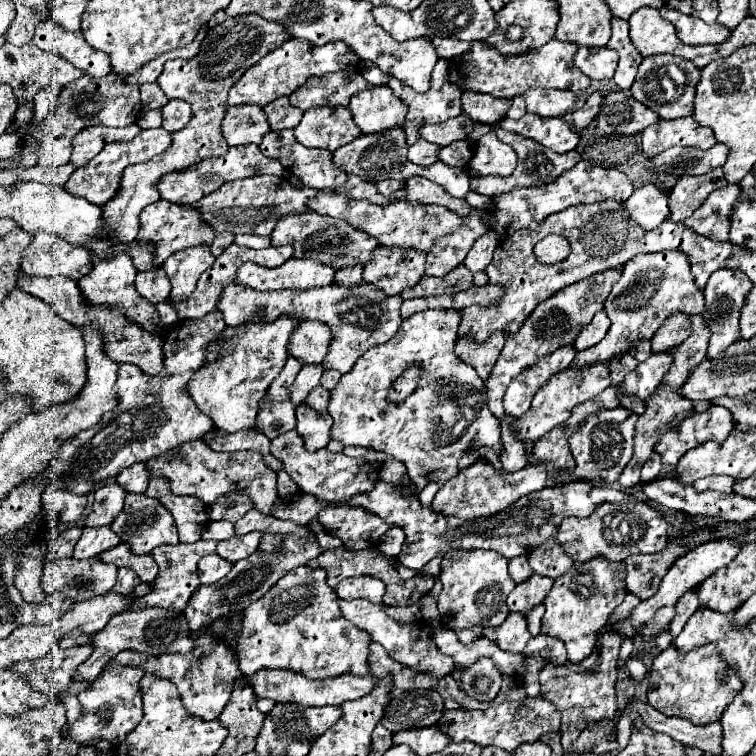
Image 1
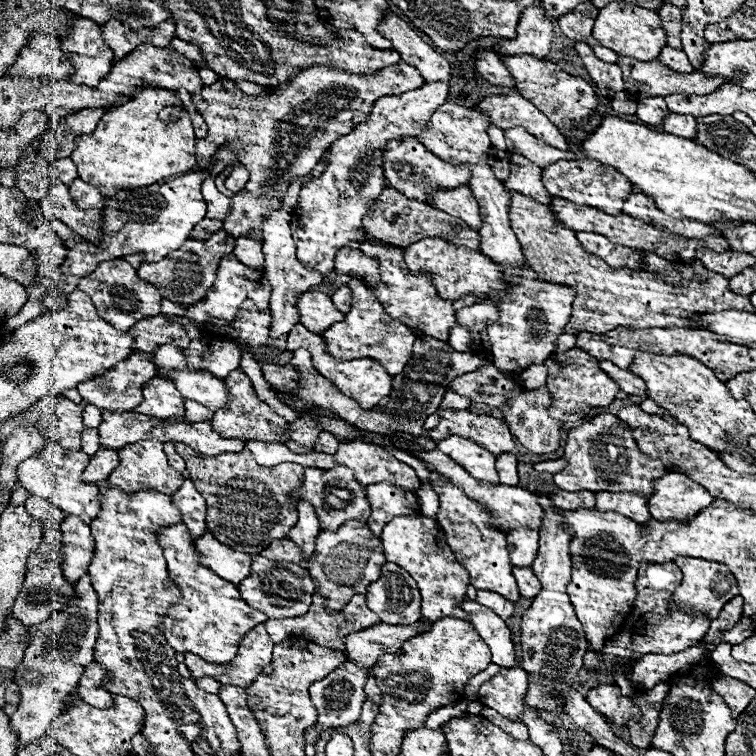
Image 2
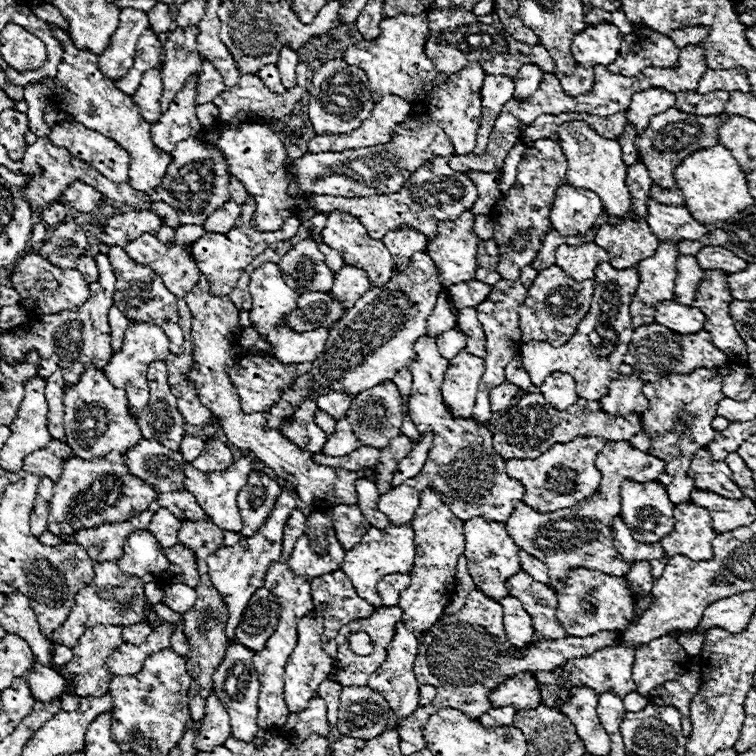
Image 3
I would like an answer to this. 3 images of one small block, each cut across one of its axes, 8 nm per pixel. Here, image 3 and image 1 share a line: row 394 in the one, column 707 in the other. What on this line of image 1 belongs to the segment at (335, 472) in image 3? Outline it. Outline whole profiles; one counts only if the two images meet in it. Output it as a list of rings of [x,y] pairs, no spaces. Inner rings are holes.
[[[726,184],[724,188],[714,190],[706,198],[702,208],[698,208],[690,218],[686,218],[684,224],[700,236],[706,236],[714,242],[726,242],[730,230],[730,212],[738,194],[738,184]]]

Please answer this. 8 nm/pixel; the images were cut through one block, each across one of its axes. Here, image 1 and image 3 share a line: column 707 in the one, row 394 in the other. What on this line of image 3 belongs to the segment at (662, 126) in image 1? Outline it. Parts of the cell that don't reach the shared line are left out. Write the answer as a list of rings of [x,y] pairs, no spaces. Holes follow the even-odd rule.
[[[132,322],[126,332],[122,350],[116,352],[110,360],[110,364],[106,366],[108,380],[112,380],[112,384],[116,384],[116,388],[124,388],[128,392],[128,402],[130,402],[134,420],[138,420],[138,412],[144,410],[144,406],[148,404],[148,398],[150,398],[148,380],[146,380],[148,364],[154,360],[166,360],[166,356],[170,354],[168,346],[170,346],[170,340],[162,328],[158,328],[154,324],[144,324],[144,322]]]

